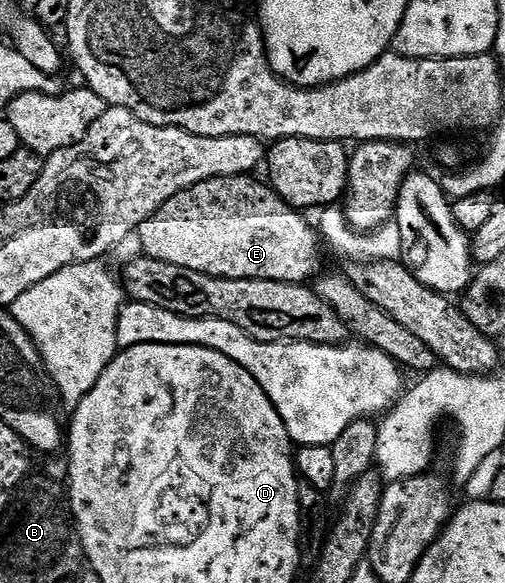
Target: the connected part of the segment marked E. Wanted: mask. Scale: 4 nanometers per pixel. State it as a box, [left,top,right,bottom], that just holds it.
[138,174,325,284]

